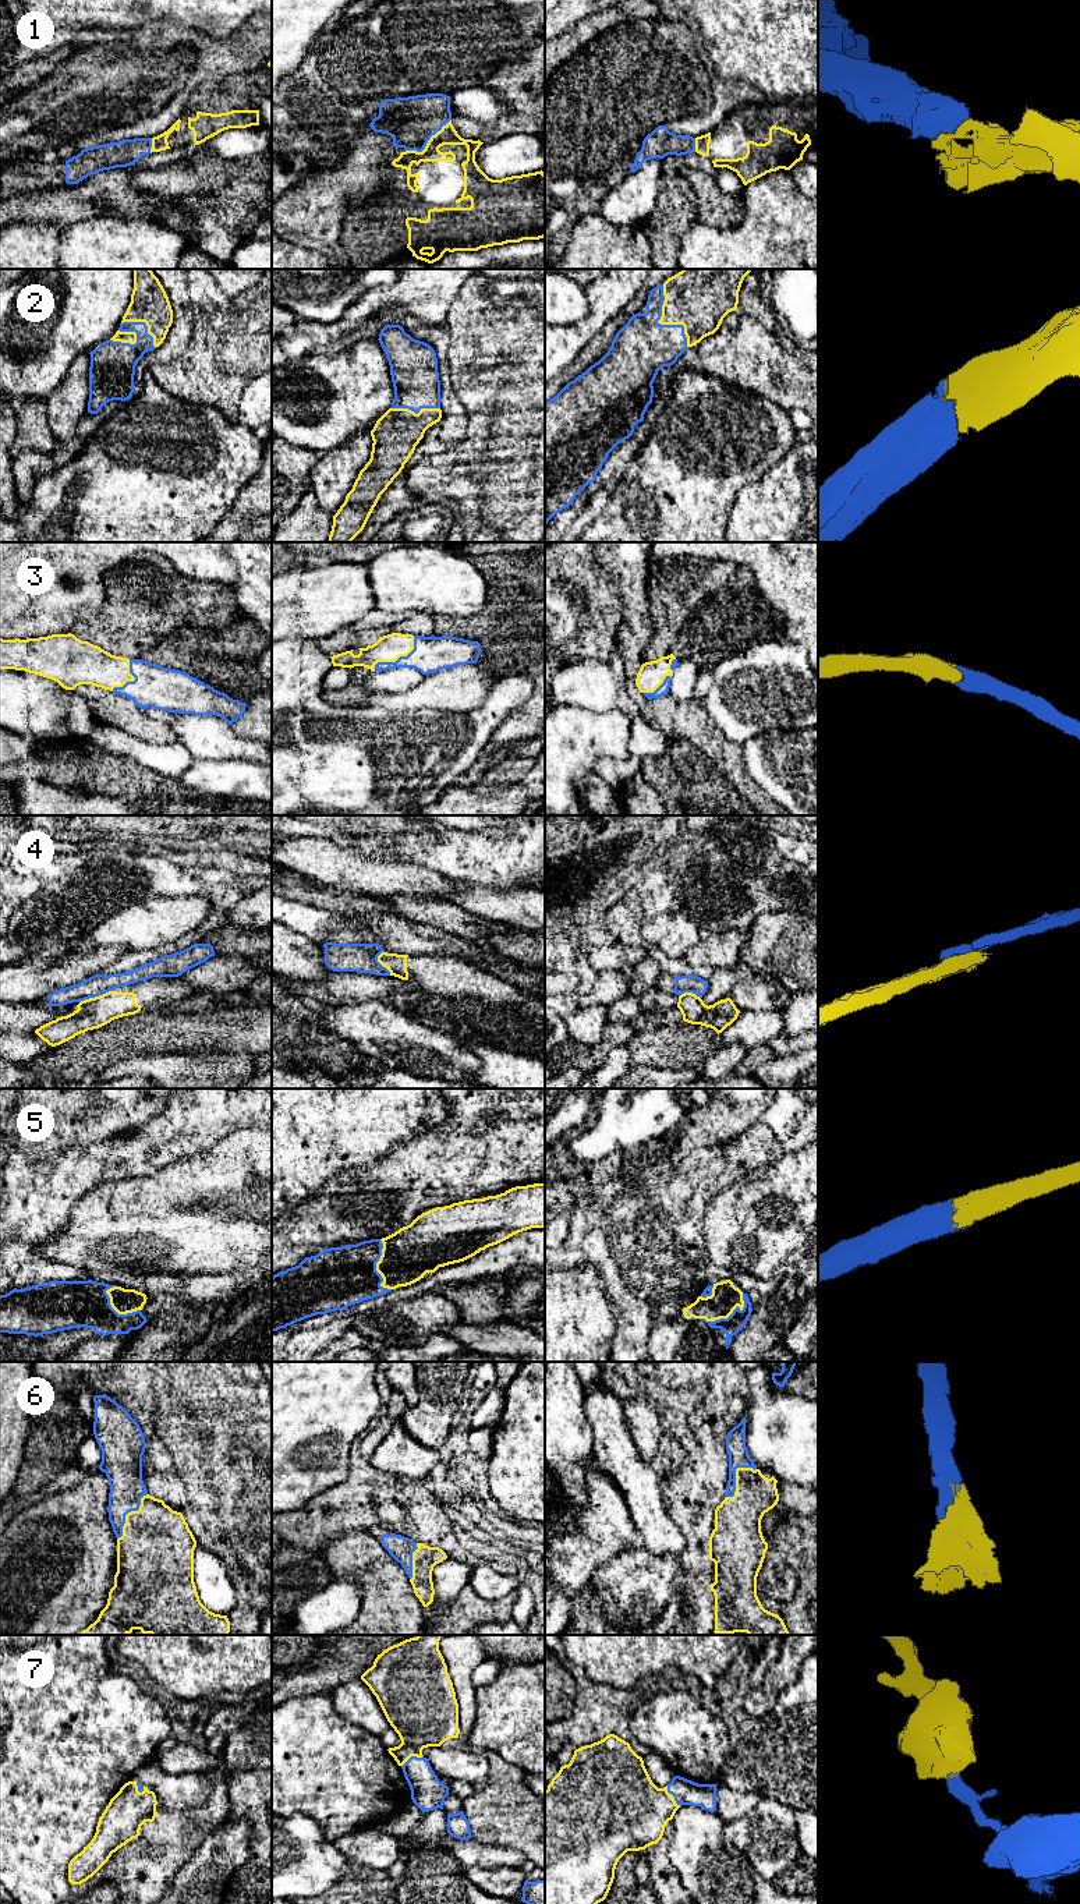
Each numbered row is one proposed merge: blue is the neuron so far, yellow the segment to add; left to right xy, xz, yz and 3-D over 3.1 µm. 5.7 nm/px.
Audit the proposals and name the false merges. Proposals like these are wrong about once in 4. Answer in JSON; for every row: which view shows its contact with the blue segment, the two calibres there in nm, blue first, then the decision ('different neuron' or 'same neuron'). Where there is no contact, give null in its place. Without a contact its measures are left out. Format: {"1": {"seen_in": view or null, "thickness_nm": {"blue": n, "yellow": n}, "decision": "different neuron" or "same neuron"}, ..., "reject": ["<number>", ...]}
{"1": {"seen_in": "xz", "thickness_nm": {"blue": 280, "yellow": 110}, "decision": "same neuron"}, "2": {"seen_in": "yz", "thickness_nm": {"blue": 320, "yellow": 360}, "decision": "same neuron"}, "3": {"seen_in": "xz", "thickness_nm": {"blue": 200, "yellow": 160}, "decision": "same neuron"}, "4": {"seen_in": "xy", "thickness_nm": {"blue": 120, "yellow": 180}, "decision": "different neuron"}, "5": {"seen_in": "yz", "thickness_nm": {"blue": 100, "yellow": 170}, "decision": "same neuron"}, "6": {"seen_in": "xy", "thickness_nm": {"blue": 200, "yellow": 420}, "decision": "same neuron"}, "7": {"seen_in": "yz", "thickness_nm": {"blue": 140, "yellow": 400}, "decision": "same neuron"}, "reject": ["4"]}

